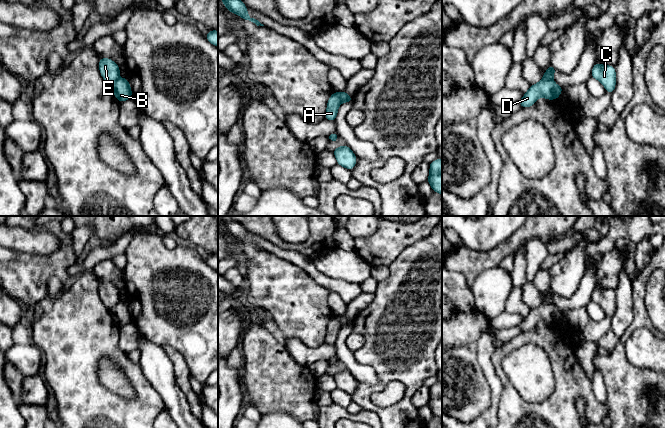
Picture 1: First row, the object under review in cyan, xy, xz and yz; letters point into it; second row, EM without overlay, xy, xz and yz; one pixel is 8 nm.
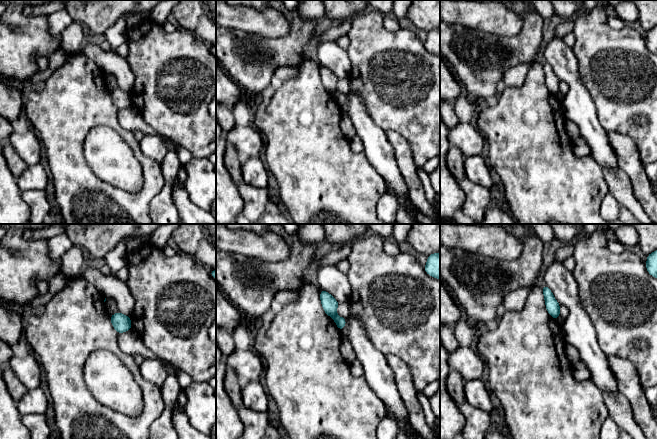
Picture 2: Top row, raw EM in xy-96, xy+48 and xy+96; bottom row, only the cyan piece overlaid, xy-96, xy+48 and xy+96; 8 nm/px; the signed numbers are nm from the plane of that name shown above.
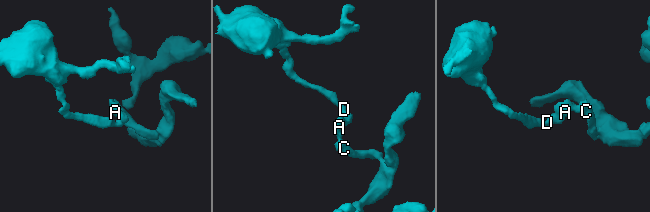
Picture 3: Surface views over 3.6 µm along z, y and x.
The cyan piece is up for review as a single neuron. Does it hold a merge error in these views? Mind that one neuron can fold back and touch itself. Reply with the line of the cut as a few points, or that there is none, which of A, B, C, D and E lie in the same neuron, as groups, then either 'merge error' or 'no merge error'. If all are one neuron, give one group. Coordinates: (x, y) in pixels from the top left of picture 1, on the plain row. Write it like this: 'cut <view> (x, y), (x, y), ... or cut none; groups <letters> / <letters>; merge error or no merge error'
cut xz (338, 317), (341, 326); groups A C E / B D; merge error

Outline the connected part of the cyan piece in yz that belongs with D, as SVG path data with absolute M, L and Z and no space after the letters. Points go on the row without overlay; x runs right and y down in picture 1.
M542 302L538 307L528 311L519 328L522 332L528 332L534 329L540 321L555 324L559 322L562 315L563 312L557 309L553 303Z

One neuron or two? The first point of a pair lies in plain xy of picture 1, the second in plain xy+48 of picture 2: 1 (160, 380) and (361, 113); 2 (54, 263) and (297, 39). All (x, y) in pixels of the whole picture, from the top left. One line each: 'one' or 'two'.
1: one
2: one

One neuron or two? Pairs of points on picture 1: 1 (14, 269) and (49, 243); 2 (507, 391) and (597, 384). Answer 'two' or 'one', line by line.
1: two
2: two

